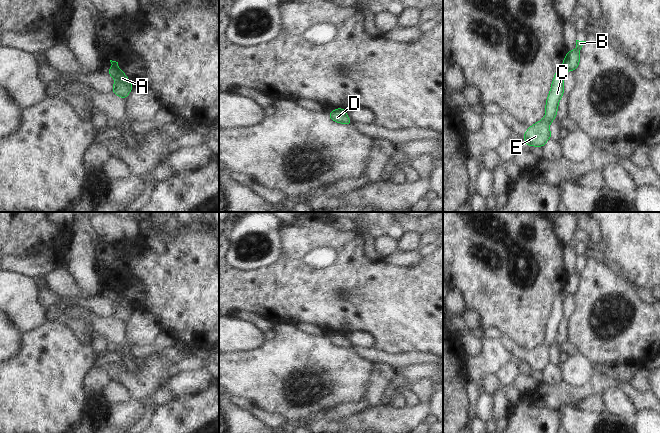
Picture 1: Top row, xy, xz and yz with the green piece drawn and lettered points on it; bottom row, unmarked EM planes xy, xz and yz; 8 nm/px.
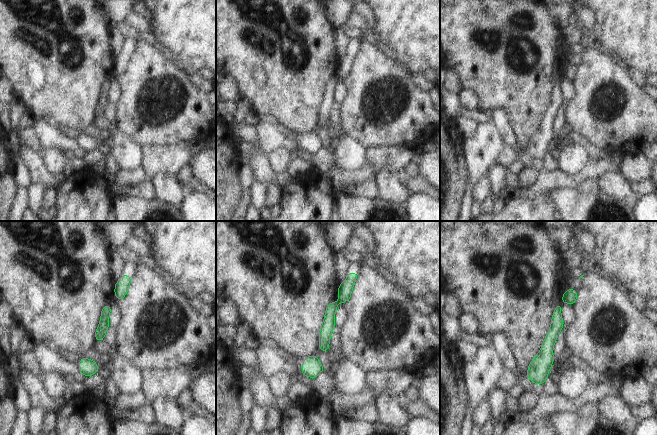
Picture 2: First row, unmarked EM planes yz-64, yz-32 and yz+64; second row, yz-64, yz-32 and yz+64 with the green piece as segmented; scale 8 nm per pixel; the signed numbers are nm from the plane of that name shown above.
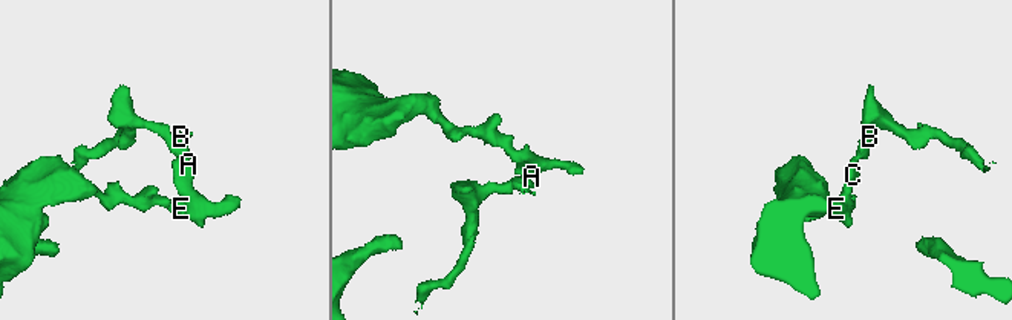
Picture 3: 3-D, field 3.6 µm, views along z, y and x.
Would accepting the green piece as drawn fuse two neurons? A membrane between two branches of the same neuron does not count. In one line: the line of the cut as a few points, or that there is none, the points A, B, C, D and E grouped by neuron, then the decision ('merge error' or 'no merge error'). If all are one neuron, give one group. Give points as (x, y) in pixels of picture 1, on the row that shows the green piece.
cut yz (563, 65), (568, 69); groups A C E / B D; merge error

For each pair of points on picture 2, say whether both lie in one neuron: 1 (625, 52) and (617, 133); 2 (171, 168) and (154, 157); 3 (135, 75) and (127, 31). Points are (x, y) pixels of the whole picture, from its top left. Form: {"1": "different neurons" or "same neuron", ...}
{"1": "different neurons", "2": "same neuron", "3": "different neurons"}

